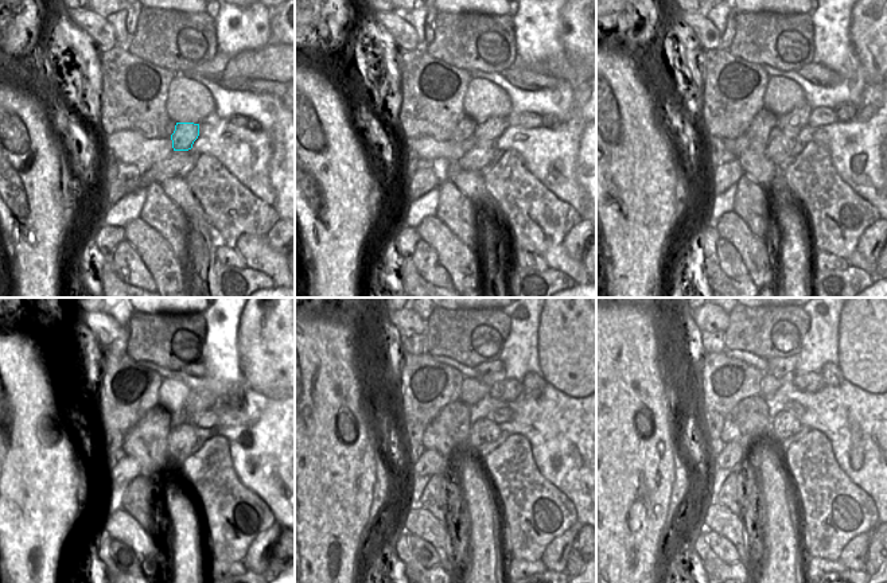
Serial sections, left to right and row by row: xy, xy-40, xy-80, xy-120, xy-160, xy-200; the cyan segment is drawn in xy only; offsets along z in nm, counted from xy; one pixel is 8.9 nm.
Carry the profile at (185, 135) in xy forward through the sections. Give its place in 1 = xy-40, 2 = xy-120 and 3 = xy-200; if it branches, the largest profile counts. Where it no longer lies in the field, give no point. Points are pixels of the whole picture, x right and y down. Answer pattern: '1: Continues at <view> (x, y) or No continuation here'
1: Continues at xy-40 (487, 132)
2: Continues at xy-120 (197, 401)
3: Continues at xy-200 (812, 381)

